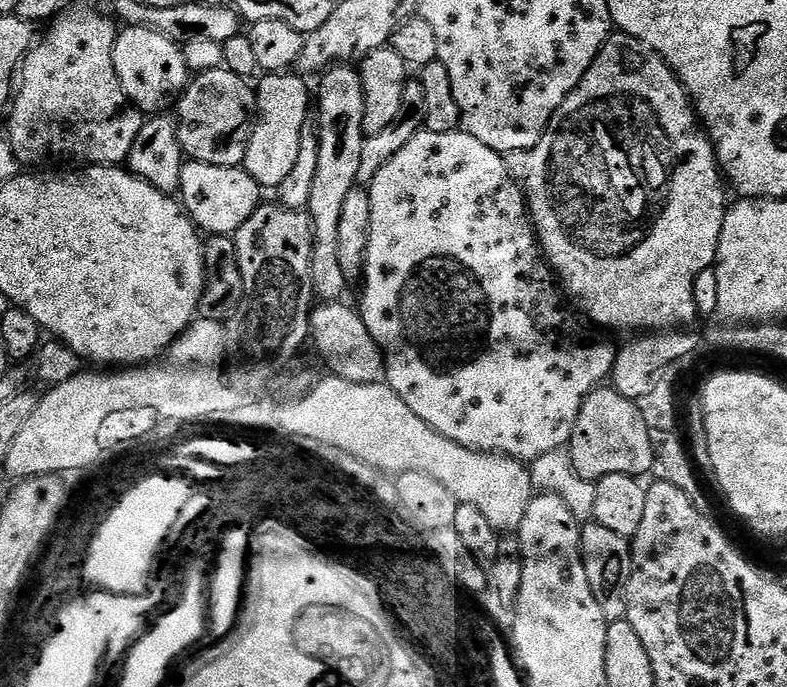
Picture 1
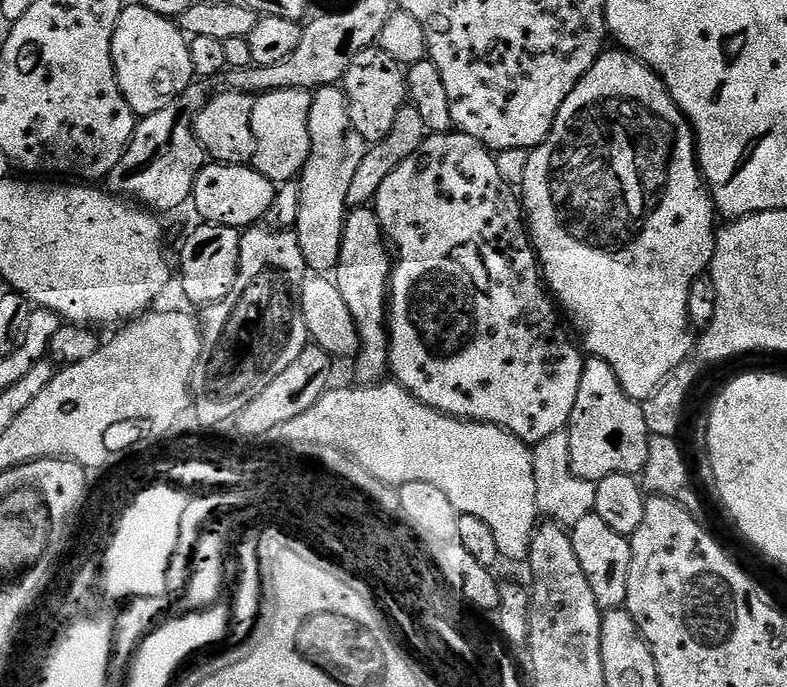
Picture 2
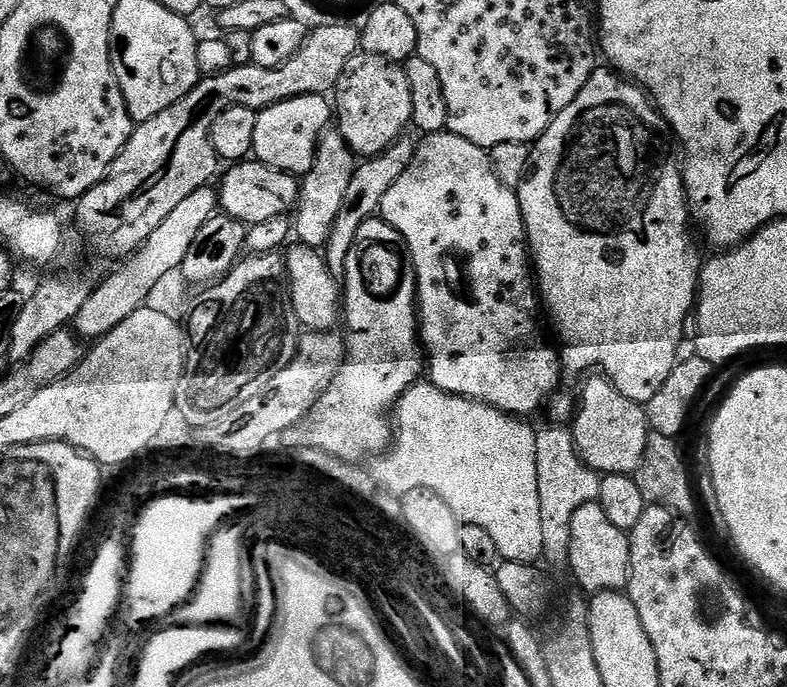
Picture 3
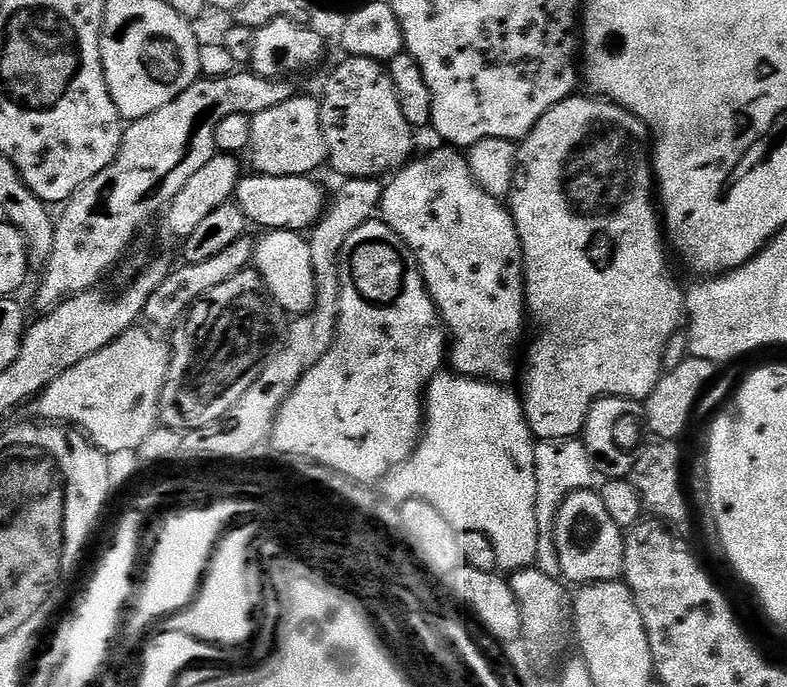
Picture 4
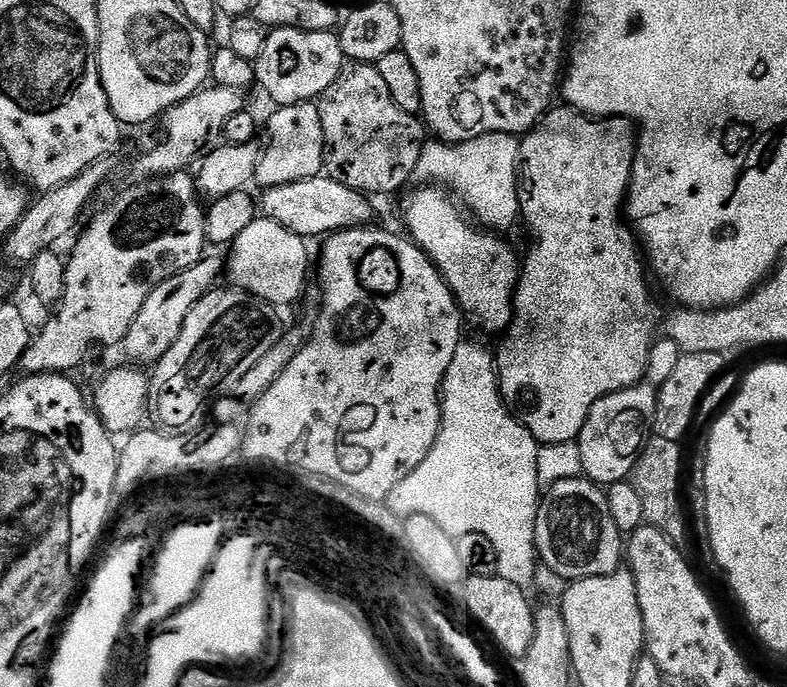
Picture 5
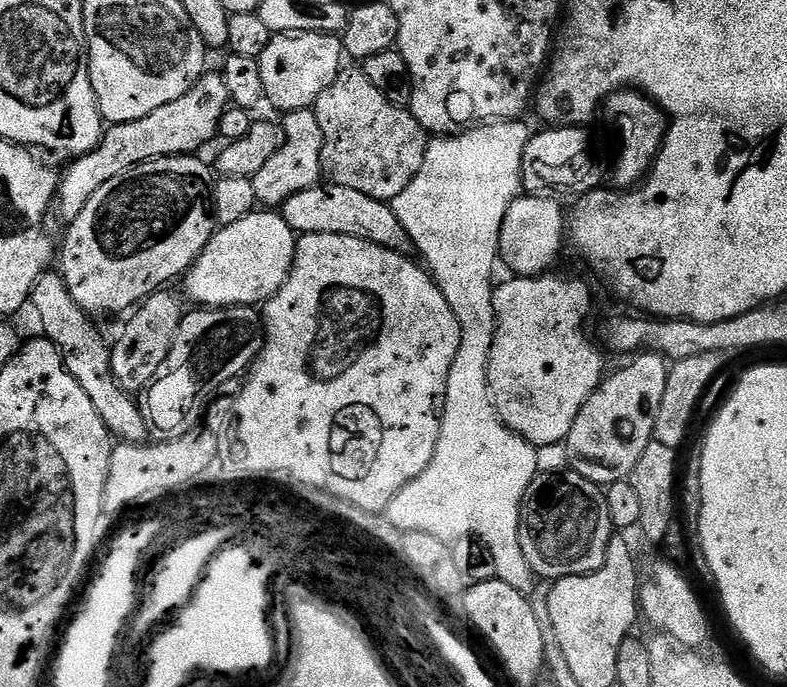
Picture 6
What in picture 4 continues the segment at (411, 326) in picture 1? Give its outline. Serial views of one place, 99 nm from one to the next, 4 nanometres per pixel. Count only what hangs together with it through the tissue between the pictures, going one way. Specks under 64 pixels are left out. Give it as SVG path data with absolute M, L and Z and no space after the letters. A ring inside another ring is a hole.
M440 146L440 149L438 149L437 152L432 152L429 154L429 156L422 157L421 160L415 160L416 159L413 159L411 162L405 164L403 168L399 169L399 171L397 171L395 175L393 175L391 179L389 179L387 183L383 185L383 196L380 200L380 206L378 211L379 215L382 217L384 223L388 224L394 230L394 234L398 234L402 238L402 242L406 242L406 246L409 248L410 251L412 251L412 253L414 254L414 258L418 262L418 266L420 267L420 273L422 274L422 278L424 279L424 284L426 287L428 287L428 293L430 294L430 298L434 301L434 303L436 303L436 308L440 312L440 318L441 320L443 320L445 329L450 337L451 367L455 369L455 371L461 376L487 378L491 380L493 384L502 384L505 386L511 385L511 380L514 379L515 376L517 379L518 376L518 368L516 372L516 360L514 357L512 357L512 355L515 354L516 347L518 347L520 344L520 335L522 335L524 332L524 324L526 328L526 305L524 303L524 255L522 254L522 242L518 238L518 230L516 229L516 227L514 226L514 222L512 221L511 211L509 211L509 209L505 207L505 205L503 208L503 206L500 205L503 203L501 203L501 201L497 199L497 197L494 197L489 194L489 192L476 181L476 179L474 178L474 174L472 173L472 167L469 166L467 159L465 159L465 157L461 155L461 153L457 151L455 147Z

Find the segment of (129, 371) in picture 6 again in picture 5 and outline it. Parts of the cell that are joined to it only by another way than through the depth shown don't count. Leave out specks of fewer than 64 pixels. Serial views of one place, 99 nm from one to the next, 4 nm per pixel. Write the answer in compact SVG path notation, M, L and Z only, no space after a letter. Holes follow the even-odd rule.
M210 254L201 257L200 261L194 266L172 275L166 282L162 282L158 287L155 287L150 292L150 297L143 302L142 309L138 310L133 325L130 326L126 338L120 345L121 351L124 351L125 356L129 359L127 361L144 368L154 366L160 361L167 350L170 350L174 342L177 341L178 335L181 334L186 314L207 292L215 287L216 278L219 272L223 271L223 268L223 259Z

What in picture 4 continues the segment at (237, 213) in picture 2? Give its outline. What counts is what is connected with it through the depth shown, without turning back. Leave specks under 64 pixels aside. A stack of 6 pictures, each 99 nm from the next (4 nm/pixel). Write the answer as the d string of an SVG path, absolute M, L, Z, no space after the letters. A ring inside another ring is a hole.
M245 175L236 185L234 203L244 211L249 225L274 232L307 233L316 227L326 209L324 192L312 176Z

